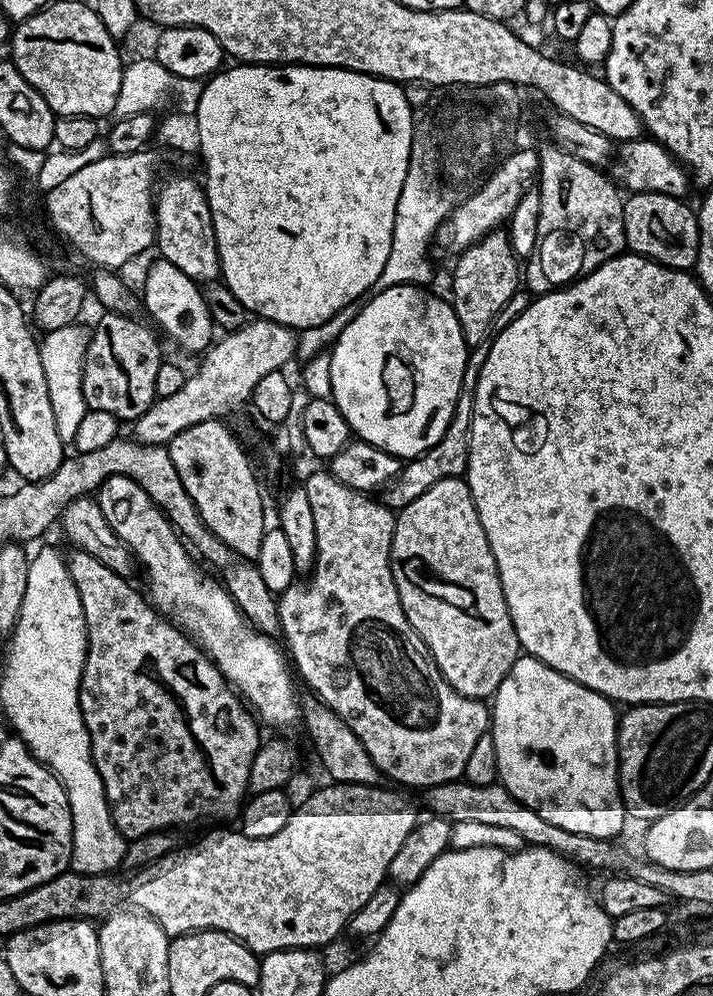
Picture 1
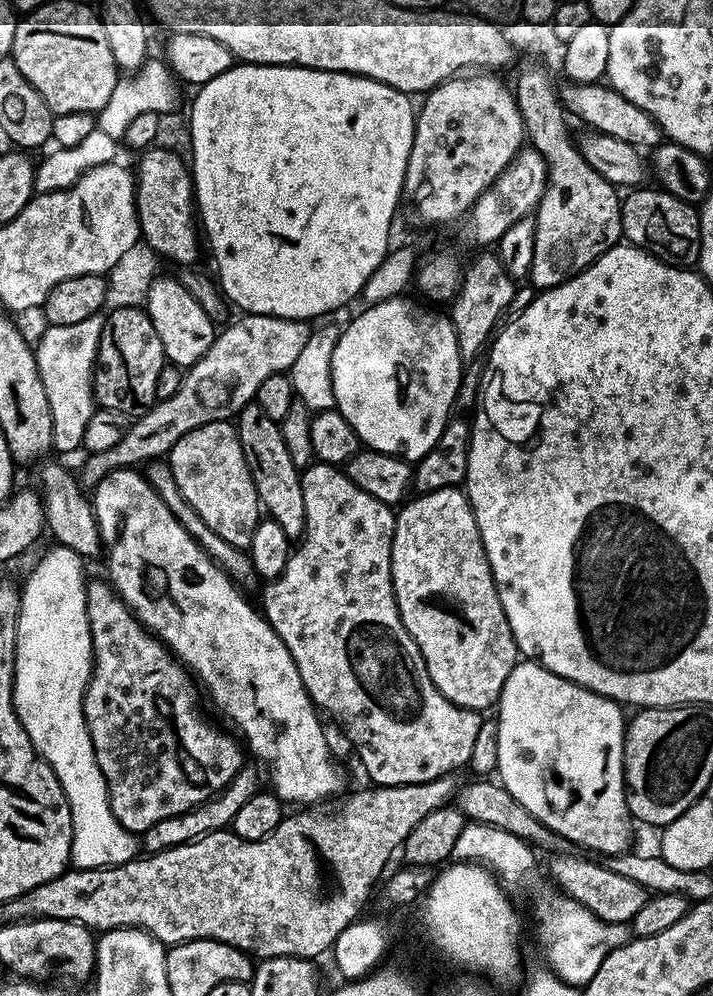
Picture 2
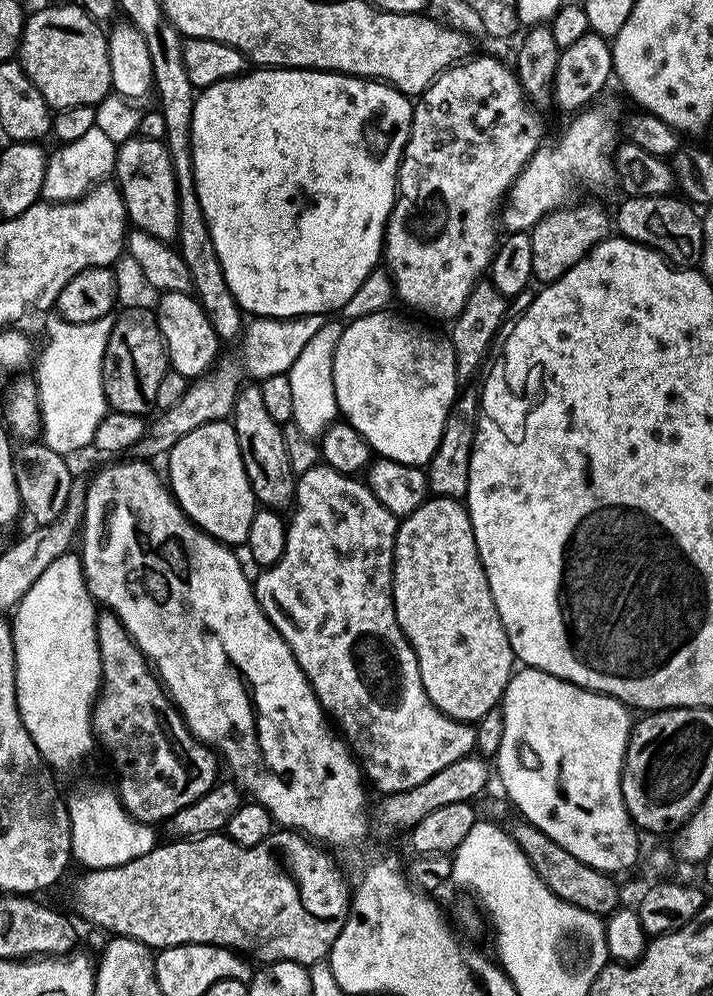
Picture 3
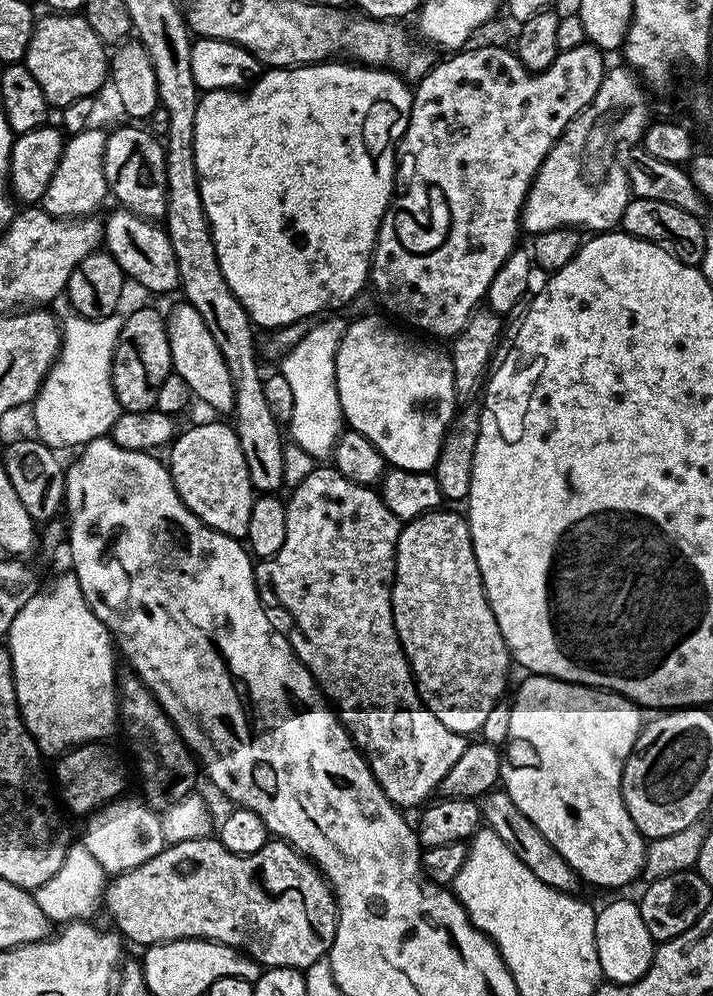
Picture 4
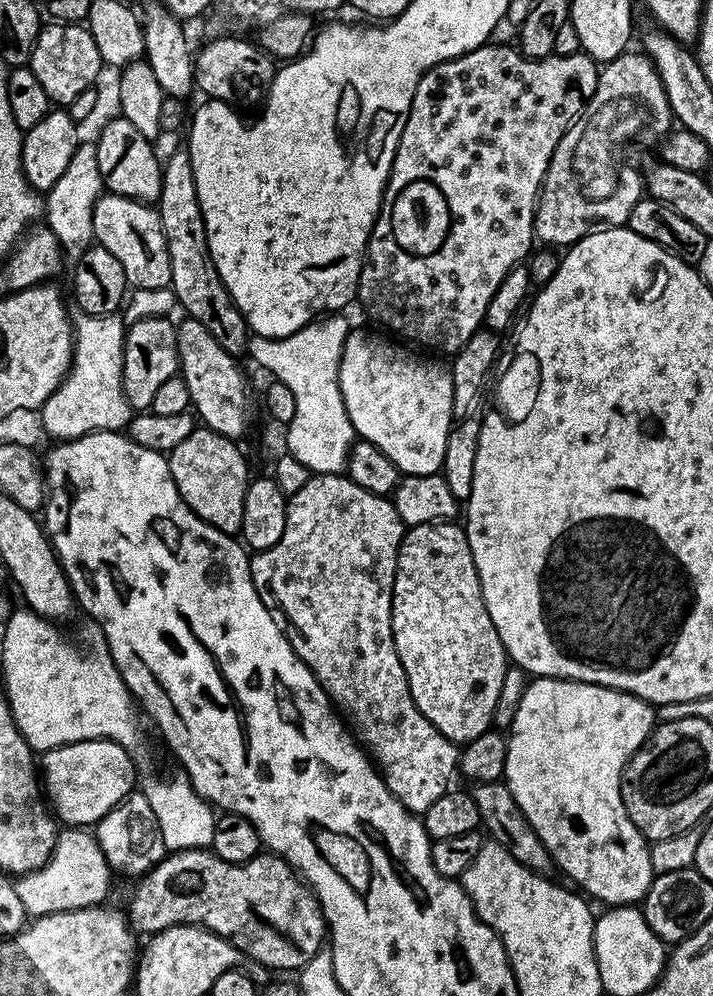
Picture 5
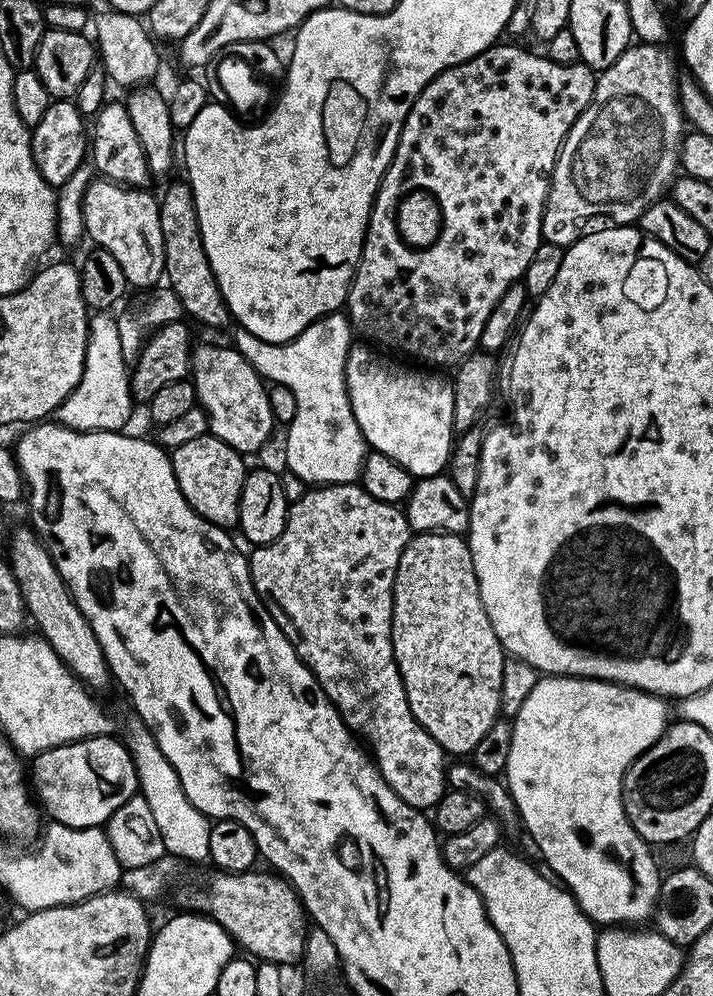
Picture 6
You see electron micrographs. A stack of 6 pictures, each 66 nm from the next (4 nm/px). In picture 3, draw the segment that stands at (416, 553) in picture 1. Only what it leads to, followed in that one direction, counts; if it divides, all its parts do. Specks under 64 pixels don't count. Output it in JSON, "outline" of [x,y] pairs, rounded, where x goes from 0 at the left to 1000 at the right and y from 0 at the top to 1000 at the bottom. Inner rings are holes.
{"outline":[[[606,498],[596,502],[592,508],[586,508],[586,512],[581,512],[560,523],[555,532],[555,551],[550,557],[550,603],[558,620],[558,629],[586,661],[592,689],[603,705],[609,705],[609,709],[620,713],[620,717],[626,717],[634,723],[666,725],[676,721],[676,717],[682,717],[682,713],[694,711],[703,706],[712,682],[718,680],[721,674],[721,660],[715,641],[710,641],[710,633],[704,629],[704,620],[698,620],[698,608],[693,608],[693,596],[687,596],[687,584],[682,584],[682,572],[673,563],[670,544],[665,544],[665,528],[656,519],[655,509],[647,503],[633,502],[624,498]]]}

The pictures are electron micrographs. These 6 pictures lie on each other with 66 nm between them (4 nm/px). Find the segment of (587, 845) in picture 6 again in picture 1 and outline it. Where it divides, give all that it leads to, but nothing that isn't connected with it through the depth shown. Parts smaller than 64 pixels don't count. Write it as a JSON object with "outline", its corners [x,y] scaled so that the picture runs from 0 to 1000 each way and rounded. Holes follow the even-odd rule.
{"outline":[[[731,658],[729,662],[721,665],[721,669],[715,669],[710,681],[704,681],[704,685],[693,696],[693,702],[687,707],[687,738],[698,753],[700,786],[712,791],[715,797],[721,797],[721,801],[727,801],[727,805],[743,809],[743,813],[760,817],[760,821],[766,821],[766,825],[777,825],[777,829],[788,829],[788,833],[799,833],[799,837],[822,837],[827,841],[863,844],[864,838],[875,831],[878,816],[875,803],[870,799],[870,768],[864,761],[867,715],[858,711],[863,711],[860,704],[843,695],[835,695],[822,690],[820,687],[801,683],[794,677],[766,669],[757,663],[749,662],[748,659]]]}

